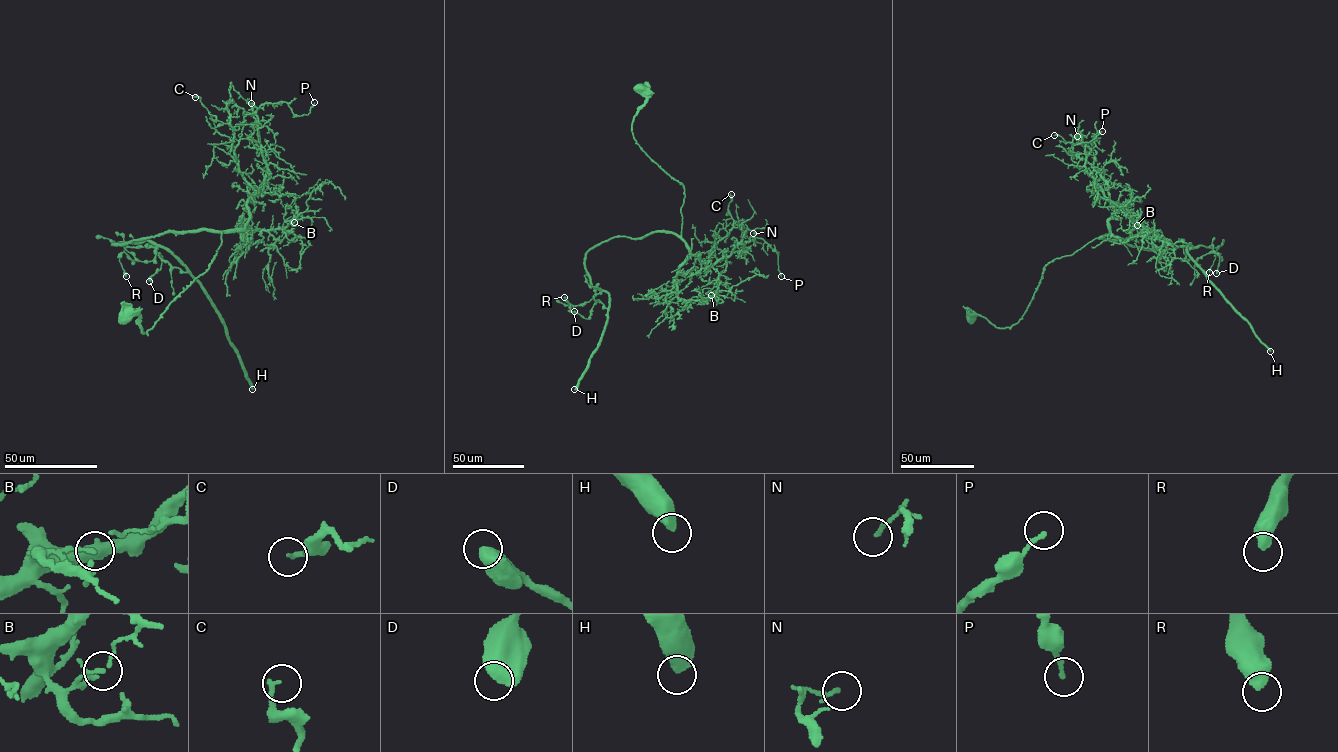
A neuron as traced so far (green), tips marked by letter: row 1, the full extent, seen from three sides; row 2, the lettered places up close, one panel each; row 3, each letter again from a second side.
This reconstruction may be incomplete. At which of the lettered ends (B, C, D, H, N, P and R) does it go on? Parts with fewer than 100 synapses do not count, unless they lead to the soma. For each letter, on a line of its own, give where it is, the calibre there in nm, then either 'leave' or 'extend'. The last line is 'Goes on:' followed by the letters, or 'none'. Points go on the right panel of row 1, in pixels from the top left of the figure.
B: place (1137, 225); calibre 70 nm; leave
C: place (1054, 135); calibre 170 nm; leave
D: place (1216, 273); calibre 700 nm; leave
H: place (1270, 351); calibre 480 nm; extend
N: place (1077, 136); calibre 160 nm; leave
P: place (1102, 131); calibre 160 nm; leave
R: place (1209, 272); calibre 500 nm; leave
Goes on: H

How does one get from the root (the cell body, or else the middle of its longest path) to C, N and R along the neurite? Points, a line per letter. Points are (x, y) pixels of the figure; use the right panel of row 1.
C: (972, 318), (980, 315), (998, 328), (1016, 324), (1049, 263), (1107, 235), (1115, 209), (1107, 184), (1054, 135)
N: (972, 318), (980, 315), (998, 328), (1016, 324), (1049, 263), (1107, 235), (1116, 203), (1087, 171), (1077, 136)
R: (972, 318), (980, 315), (998, 328), (1016, 324), (1045, 266), (1097, 238), (1147, 249), (1217, 247), (1209, 272)

